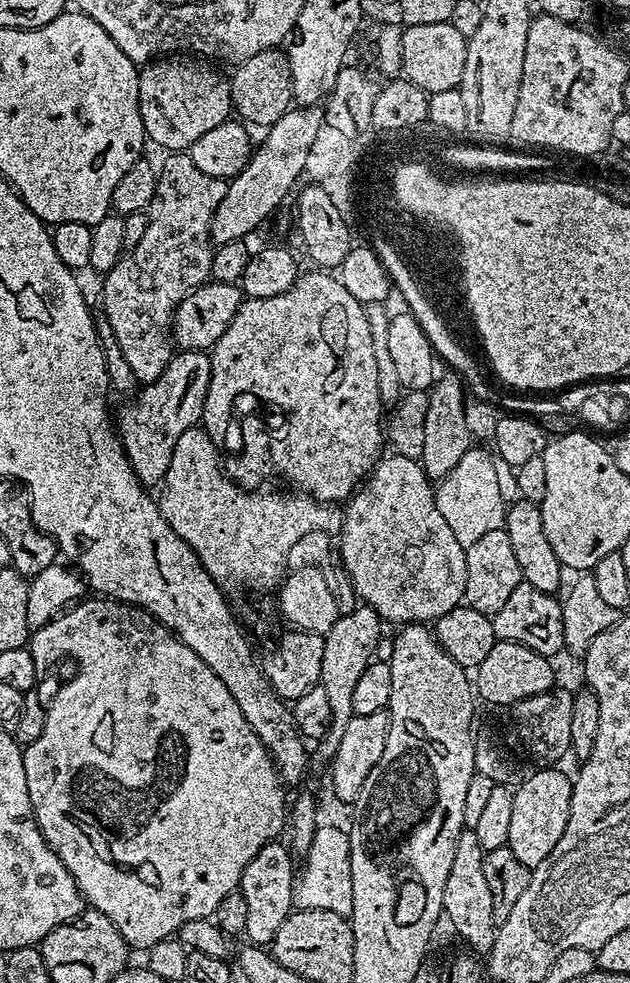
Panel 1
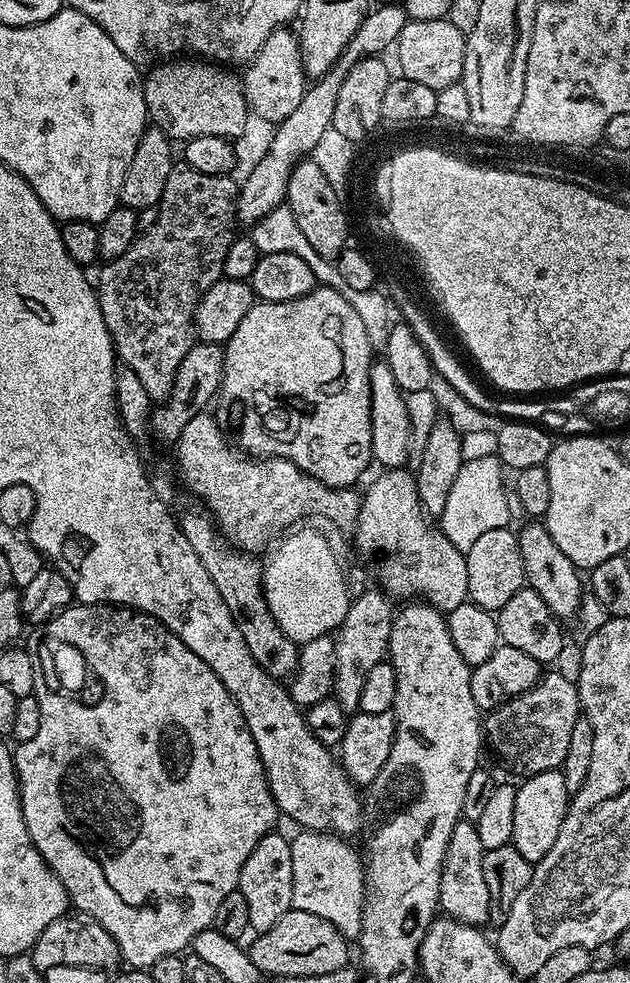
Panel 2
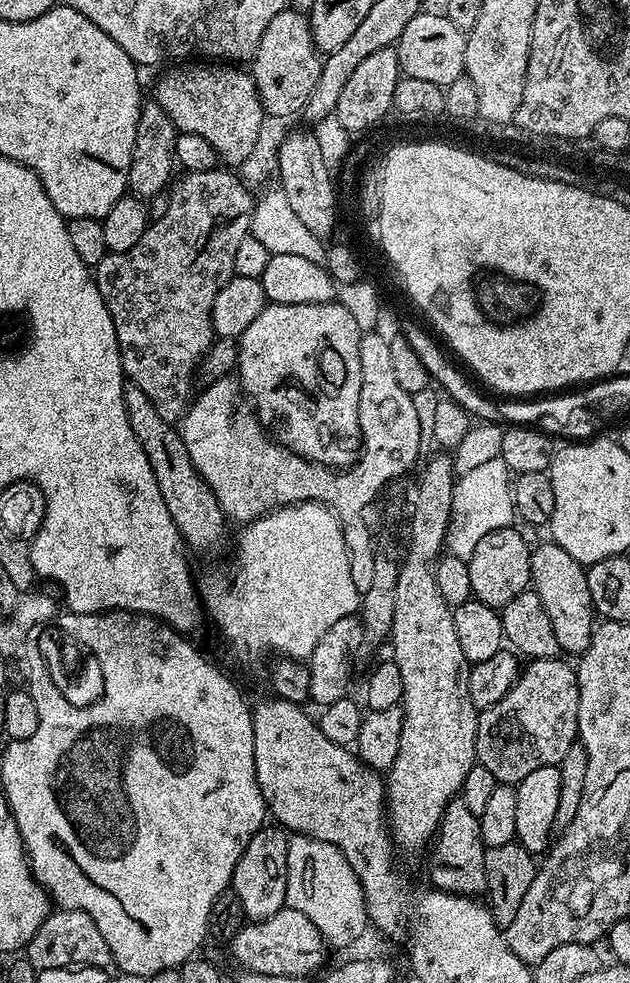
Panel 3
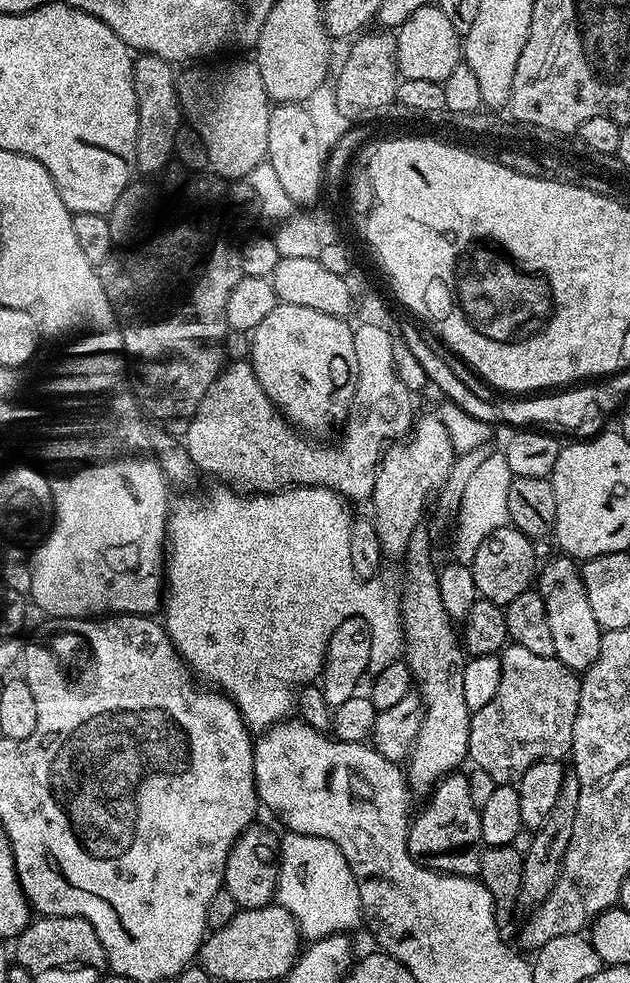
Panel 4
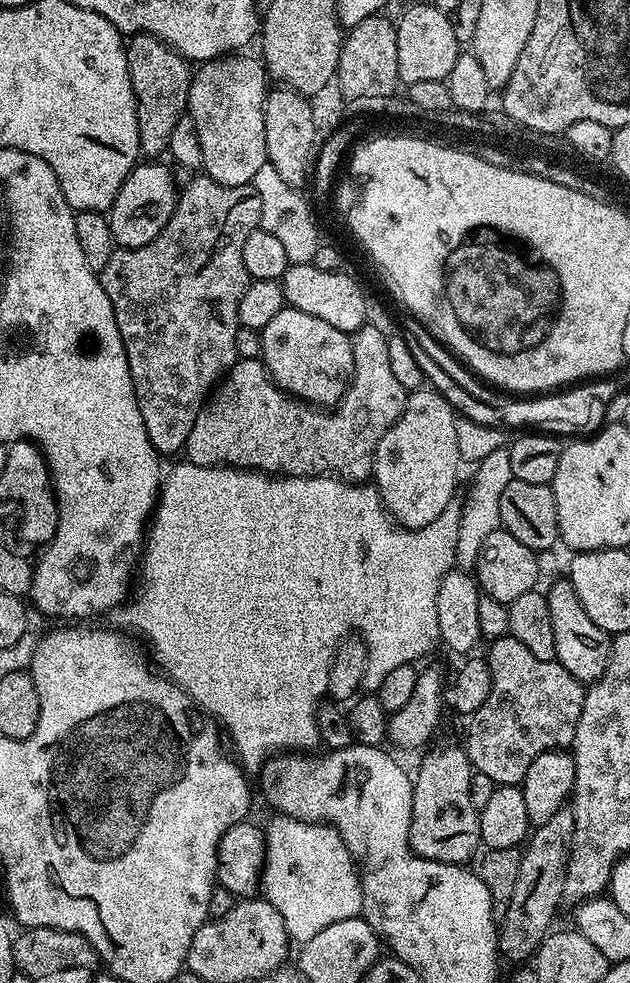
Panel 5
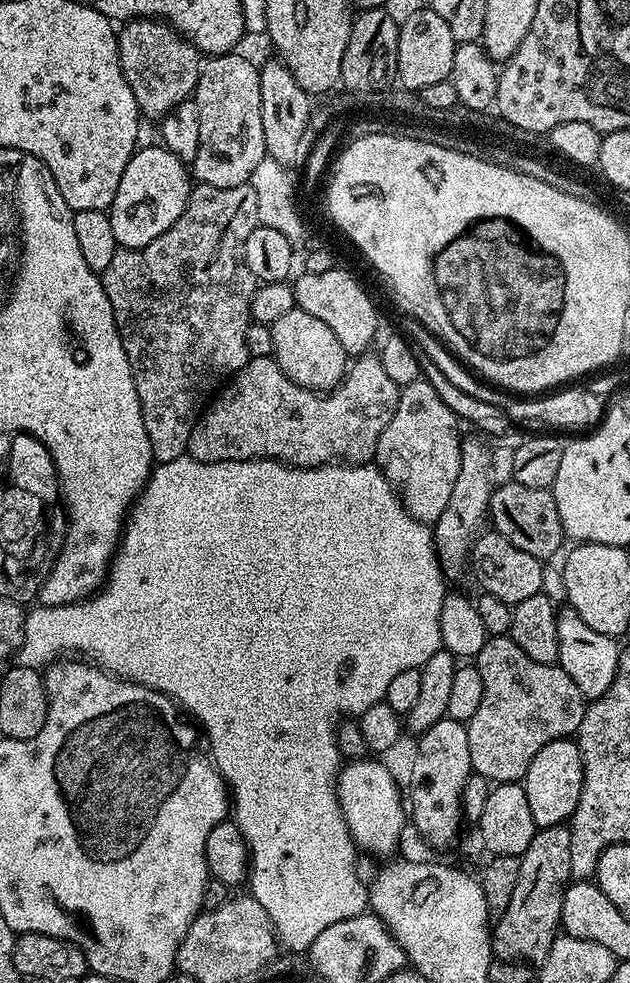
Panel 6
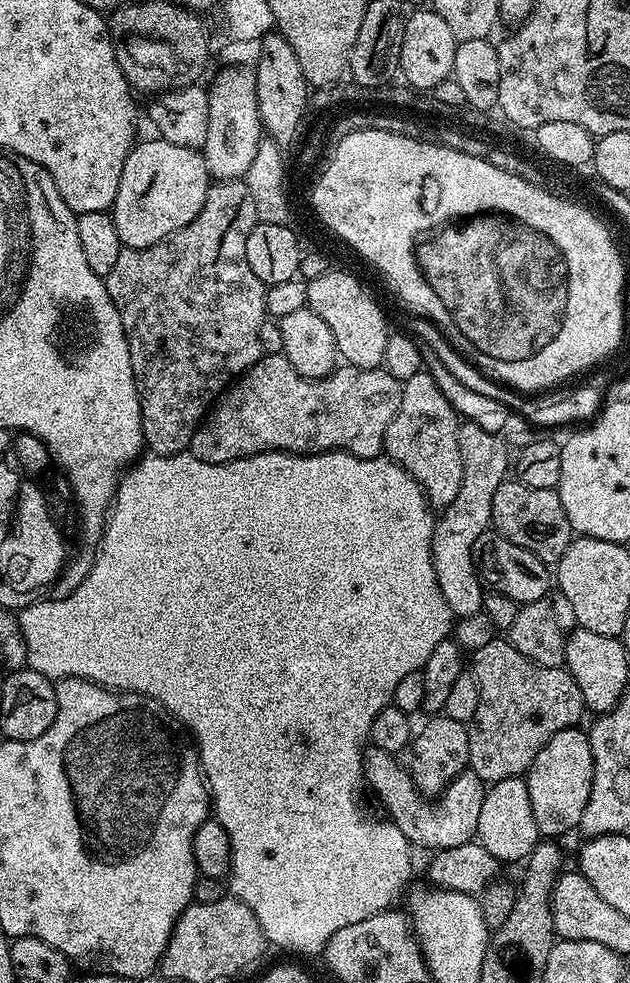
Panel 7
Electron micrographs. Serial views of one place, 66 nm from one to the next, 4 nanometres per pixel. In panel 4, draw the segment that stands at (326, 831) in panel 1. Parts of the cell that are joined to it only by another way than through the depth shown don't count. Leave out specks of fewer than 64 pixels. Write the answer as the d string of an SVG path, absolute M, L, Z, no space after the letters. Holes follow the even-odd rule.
M288 834L280 842L280 873L276 883L276 900L296 920L300 935L305 941L321 940L327 936L339 936L351 933L351 928L361 923L362 913L358 886L354 882L354 874L338 846L326 838L298 836Z

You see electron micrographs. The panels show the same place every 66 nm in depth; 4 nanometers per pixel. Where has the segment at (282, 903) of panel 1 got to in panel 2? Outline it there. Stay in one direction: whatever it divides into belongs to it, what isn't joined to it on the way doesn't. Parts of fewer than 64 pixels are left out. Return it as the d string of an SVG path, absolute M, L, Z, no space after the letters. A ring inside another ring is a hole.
M280 830L266 833L258 842L258 846L254 846L254 854L250 854L250 858L246 858L246 866L242 866L238 891L242 894L242 898L246 898L246 911L250 913L248 926L253 933L259 934L270 930L270 926L274 926L274 922L278 922L278 918L282 918L292 911L292 899L294 898L292 840L289 837L284 837Z

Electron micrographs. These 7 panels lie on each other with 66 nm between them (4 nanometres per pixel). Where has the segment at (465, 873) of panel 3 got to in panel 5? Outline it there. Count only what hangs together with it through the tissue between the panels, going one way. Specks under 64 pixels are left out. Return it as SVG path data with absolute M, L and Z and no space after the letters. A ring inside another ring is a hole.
M456 744L431 748L423 753L424 761L414 772L408 841L420 859L463 865L481 843L480 813L470 794L474 769L461 745L460 748Z

